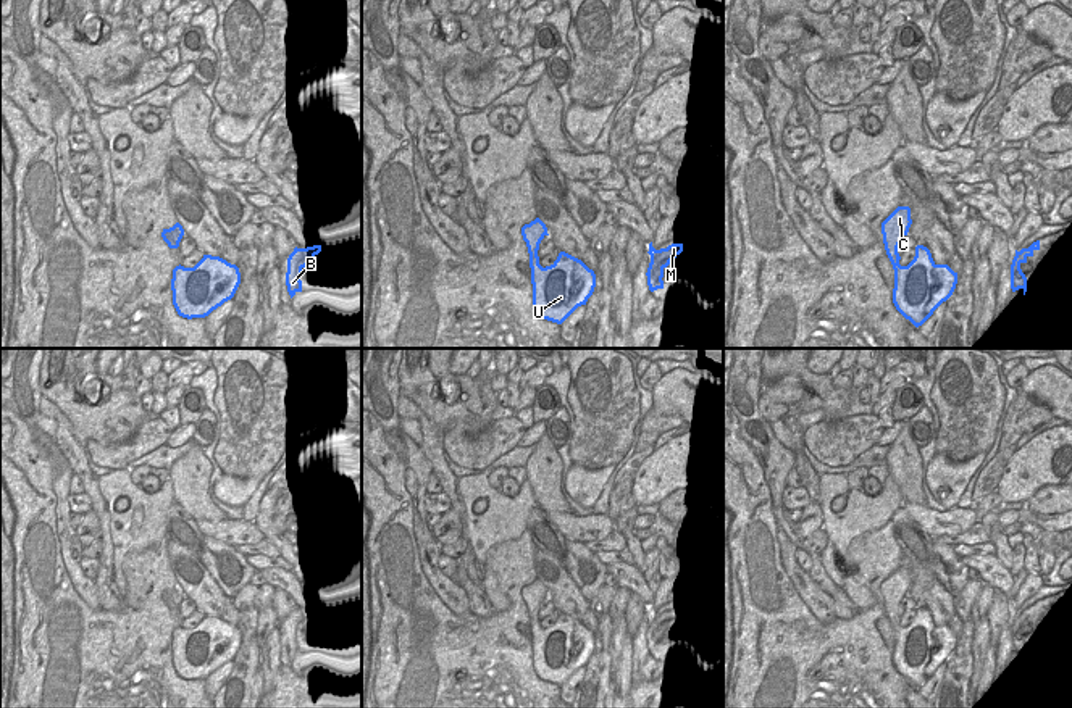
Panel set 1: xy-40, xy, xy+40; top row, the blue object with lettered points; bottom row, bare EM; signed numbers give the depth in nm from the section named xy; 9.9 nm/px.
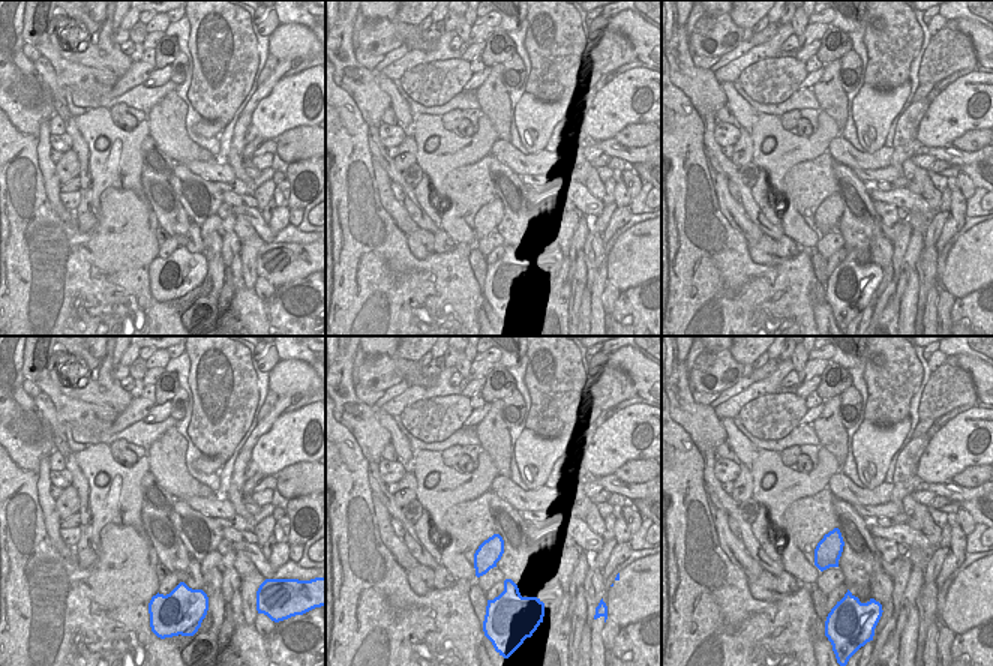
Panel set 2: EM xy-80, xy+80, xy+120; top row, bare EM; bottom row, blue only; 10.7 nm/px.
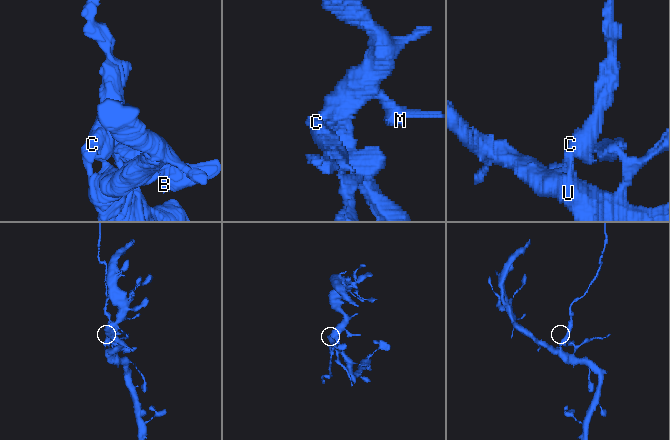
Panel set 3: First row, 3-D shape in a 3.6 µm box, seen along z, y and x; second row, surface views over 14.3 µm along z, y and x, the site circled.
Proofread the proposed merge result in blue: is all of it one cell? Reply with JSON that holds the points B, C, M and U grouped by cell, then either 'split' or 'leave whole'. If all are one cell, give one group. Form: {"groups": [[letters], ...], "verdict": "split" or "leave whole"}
{"groups": [["B", "M", "U"], ["C"]], "verdict": "split"}

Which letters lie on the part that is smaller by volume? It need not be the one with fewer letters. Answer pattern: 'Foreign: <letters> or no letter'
Foreign: C.

